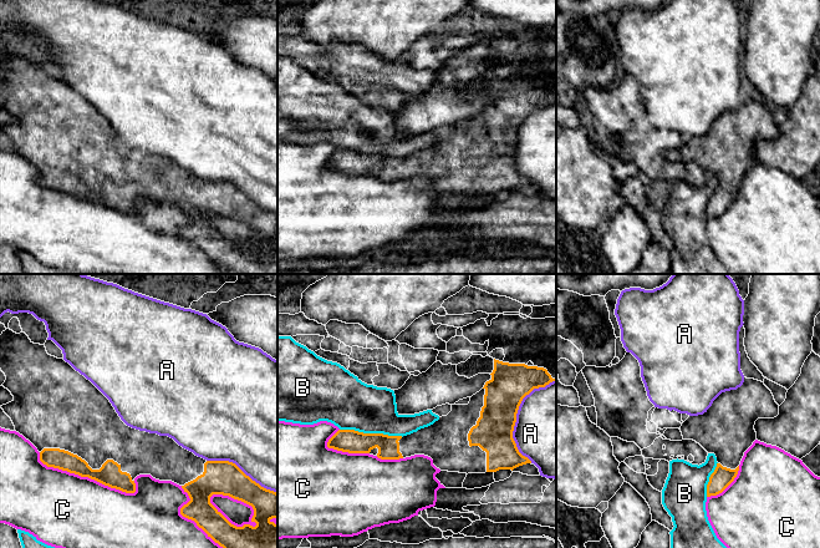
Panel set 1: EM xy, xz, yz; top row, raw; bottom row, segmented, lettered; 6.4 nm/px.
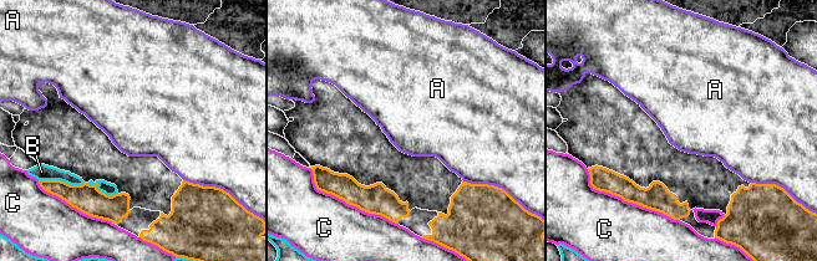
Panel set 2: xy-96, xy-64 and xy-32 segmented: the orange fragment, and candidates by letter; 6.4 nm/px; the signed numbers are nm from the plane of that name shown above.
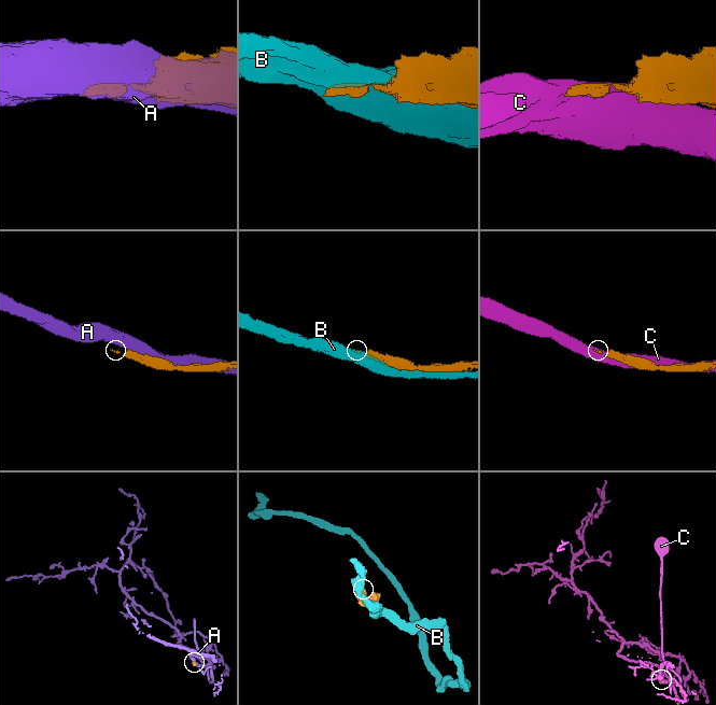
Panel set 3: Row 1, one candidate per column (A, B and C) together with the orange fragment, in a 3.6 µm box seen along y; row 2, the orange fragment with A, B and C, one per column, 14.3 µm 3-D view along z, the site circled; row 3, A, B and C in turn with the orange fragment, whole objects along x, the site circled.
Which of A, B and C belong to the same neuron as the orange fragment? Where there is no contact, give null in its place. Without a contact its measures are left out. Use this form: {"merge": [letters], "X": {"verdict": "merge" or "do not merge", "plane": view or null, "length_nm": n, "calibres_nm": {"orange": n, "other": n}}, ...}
{"merge": [], "A": {"verdict": "do not merge", "plane": "xz", "length_nm": 550, "calibres_nm": {"orange": 260, "other": 480}}, "B": {"verdict": "do not merge", "plane": "xz", "length_nm": 420, "calibres_nm": {"orange": 150, "other": 320}}, "C": {"verdict": "do not merge", "plane": "xy", "length_nm": 700, "calibres_nm": {"orange": 150, "other": 480}}}

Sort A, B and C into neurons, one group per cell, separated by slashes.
A / B / C

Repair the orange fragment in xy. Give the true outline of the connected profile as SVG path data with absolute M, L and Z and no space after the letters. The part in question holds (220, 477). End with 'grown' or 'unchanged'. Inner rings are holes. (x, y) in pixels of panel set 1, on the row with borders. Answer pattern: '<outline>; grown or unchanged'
M6 329L0 335L0 369L5 374L6 380L1 385L7 389L14 400L6 405L2 405L1 409L4 412L11 418L15 431L22 435L26 440L29 440L40 452L40 461L46 465L47 467L58 468L62 471L67 471L70 473L78 475L81 477L88 477L95 480L105 486L111 488L119 489L126 493L134 493L136 492L136 483L134 478L139 475L151 475L153 478L159 481L172 481L179 484L184 492L188 493L190 501L180 508L180 514L188 519L192 519L197 523L199 528L202 528L208 537L210 537L215 543L218 543L223 548L277 548L277 523L275 524L271 519L277 519L277 493L270 489L261 487L259 483L253 481L249 476L246 476L235 463L229 461L207 461L202 457L195 456L193 452L183 448L179 446L173 438L168 436L159 436L157 433L149 433L146 431L139 431L127 426L118 413L116 412L114 407L109 402L109 400L83 375L76 371L68 362L63 359L57 359L47 354L45 345L34 344L25 333L16 334L10 329ZM213 494L223 494L229 496L234 499L241 501L254 509L254 516L251 522L255 522L256 526L253 527L250 524L244 524L243 527L236 527L231 524L212 503L210 497Z; grown

